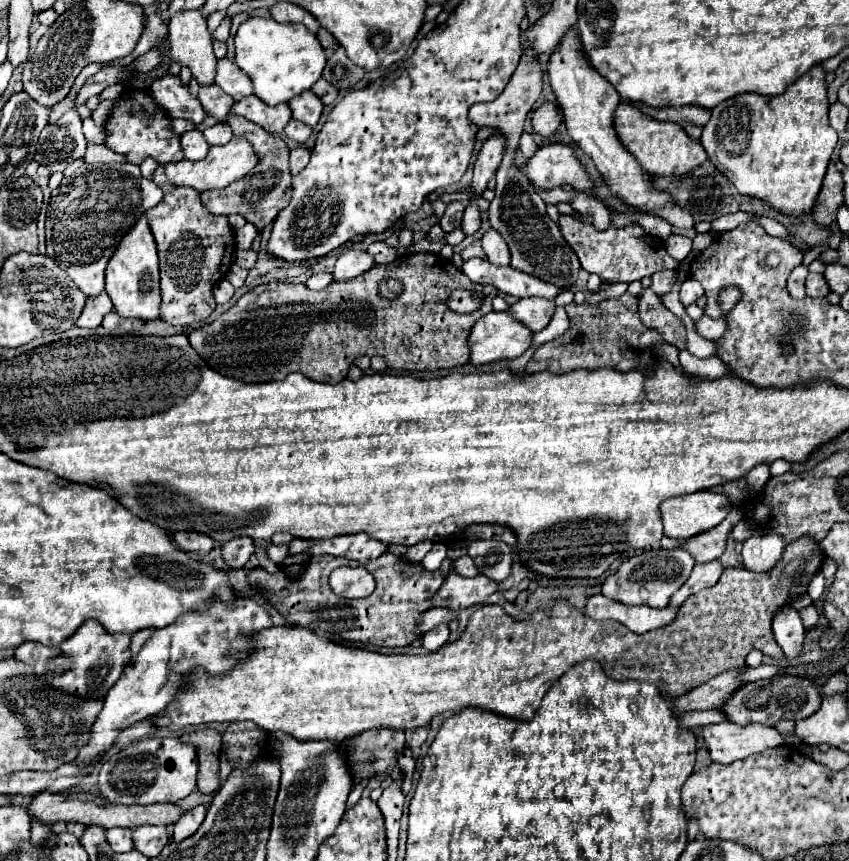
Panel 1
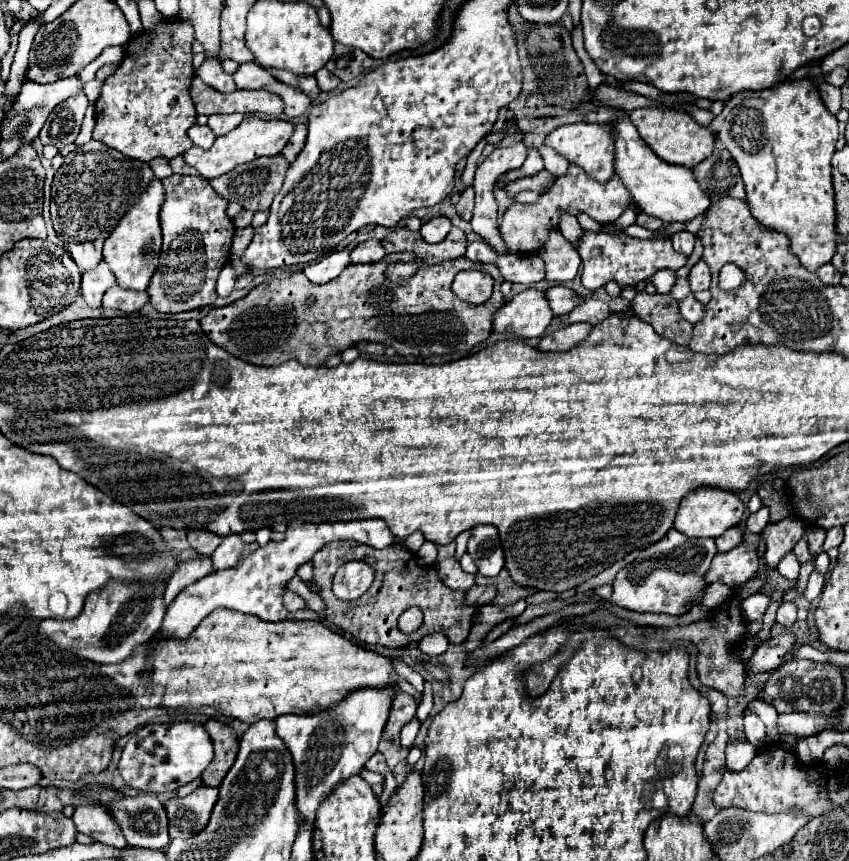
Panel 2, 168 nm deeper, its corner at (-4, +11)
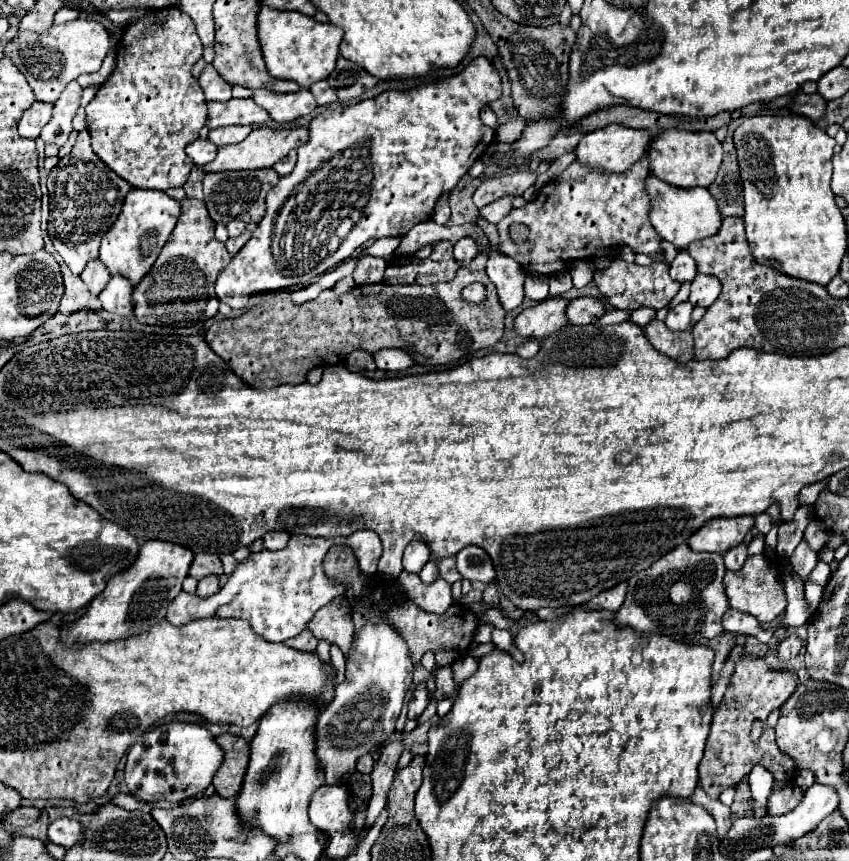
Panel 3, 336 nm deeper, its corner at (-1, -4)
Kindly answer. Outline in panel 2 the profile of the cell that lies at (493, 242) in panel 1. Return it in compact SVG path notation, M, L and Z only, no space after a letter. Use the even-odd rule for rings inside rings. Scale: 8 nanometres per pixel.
M570 163L566 175L556 177L552 189L542 193L536 203L532 203L532 205L512 203L502 217L500 233L512 253L532 253L544 245L544 241L548 239L548 233L552 229L558 229L564 213L574 215L574 217L578 213L588 213L594 221L604 225L604 223L616 221L622 215L622 211L626 211L628 207L634 207L634 205L636 203L634 203L632 195L628 193L624 183L618 179L618 175L614 175L606 183L598 183L582 167Z

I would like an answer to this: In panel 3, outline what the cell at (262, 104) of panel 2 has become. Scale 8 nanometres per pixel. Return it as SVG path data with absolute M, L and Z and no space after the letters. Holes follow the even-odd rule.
M231 98L229 102L207 102L207 128L221 128L233 124L257 124L263 126L269 114L257 106L251 98Z

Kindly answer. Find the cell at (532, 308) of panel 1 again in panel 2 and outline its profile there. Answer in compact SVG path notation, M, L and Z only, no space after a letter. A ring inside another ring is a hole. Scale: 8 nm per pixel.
M556 285L556 287L548 289L546 295L548 295L548 301L550 301L554 315L566 315L572 309L576 309L582 301L582 295L578 295L576 291L572 291L564 285Z

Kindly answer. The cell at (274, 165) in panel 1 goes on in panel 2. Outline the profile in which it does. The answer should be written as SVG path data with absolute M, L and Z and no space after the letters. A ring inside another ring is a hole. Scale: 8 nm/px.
M282 155L262 157L262 159L254 159L252 163L238 165L230 173L220 175L220 177L208 181L208 183L214 187L216 193L220 193L220 197L224 197L228 201L236 201L248 211L268 211L274 195L280 191L280 185L282 185L282 181L286 177L288 165L290 163Z

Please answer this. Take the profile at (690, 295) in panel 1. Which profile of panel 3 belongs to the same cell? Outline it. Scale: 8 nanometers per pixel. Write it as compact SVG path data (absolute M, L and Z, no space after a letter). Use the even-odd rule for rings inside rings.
M697 274L695 280L691 282L691 296L689 302L693 306L703 306L709 308L717 296L721 292L721 284L715 276L707 276L707 274Z

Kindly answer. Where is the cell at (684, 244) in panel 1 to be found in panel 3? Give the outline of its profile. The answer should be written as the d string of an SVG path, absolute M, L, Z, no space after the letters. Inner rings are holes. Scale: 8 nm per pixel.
M679 250L675 260L671 262L671 278L677 282L691 282L697 274L695 260L689 256L687 250Z

